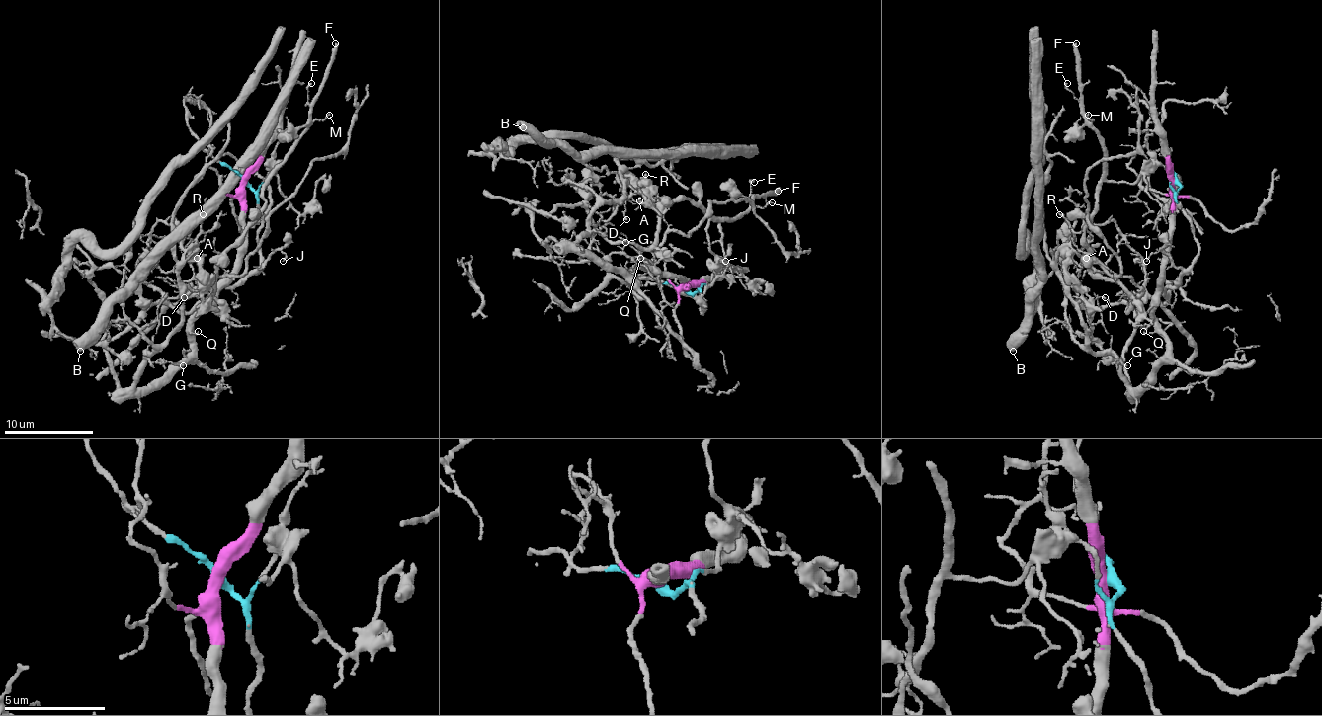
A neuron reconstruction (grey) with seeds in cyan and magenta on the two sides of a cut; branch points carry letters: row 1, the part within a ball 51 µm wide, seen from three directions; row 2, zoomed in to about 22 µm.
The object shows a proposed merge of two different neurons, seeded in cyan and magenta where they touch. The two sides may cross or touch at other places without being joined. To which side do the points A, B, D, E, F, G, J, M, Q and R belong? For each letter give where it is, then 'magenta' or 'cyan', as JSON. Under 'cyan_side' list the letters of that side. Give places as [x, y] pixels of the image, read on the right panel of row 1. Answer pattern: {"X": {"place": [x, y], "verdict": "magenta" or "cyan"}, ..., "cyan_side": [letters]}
{"A": {"place": [1086, 258], "verdict": "magenta"}, "B": {"place": [1013, 351], "verdict": "magenta"}, "D": {"place": [1105, 297], "verdict": "magenta"}, "E": {"place": [1067, 83], "verdict": "cyan"}, "F": {"place": [1076, 43], "verdict": "cyan"}, "G": {"place": [1127, 365], "verdict": "magenta"}, "J": {"place": [1146, 261], "verdict": "cyan"}, "M": {"place": [1088, 115], "verdict": "cyan"}, "Q": {"place": [1143, 331], "verdict": "magenta"}, "R": {"place": [1059, 214], "verdict": "magenta"}, "cyan_side": ["E", "F", "J", "M"]}

